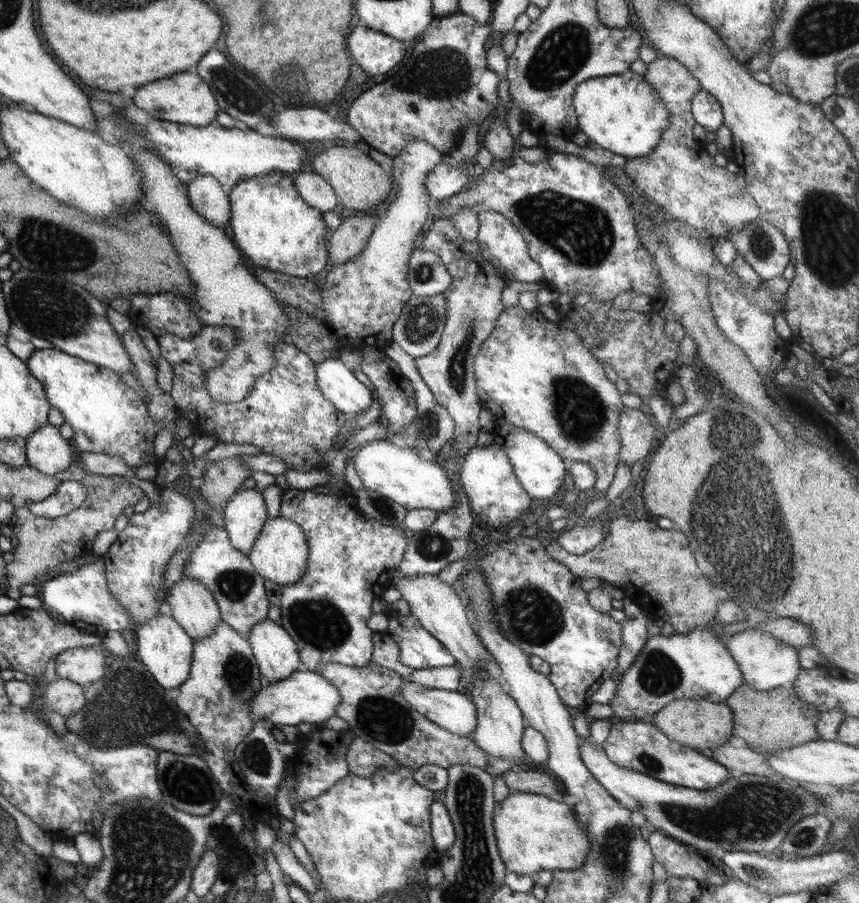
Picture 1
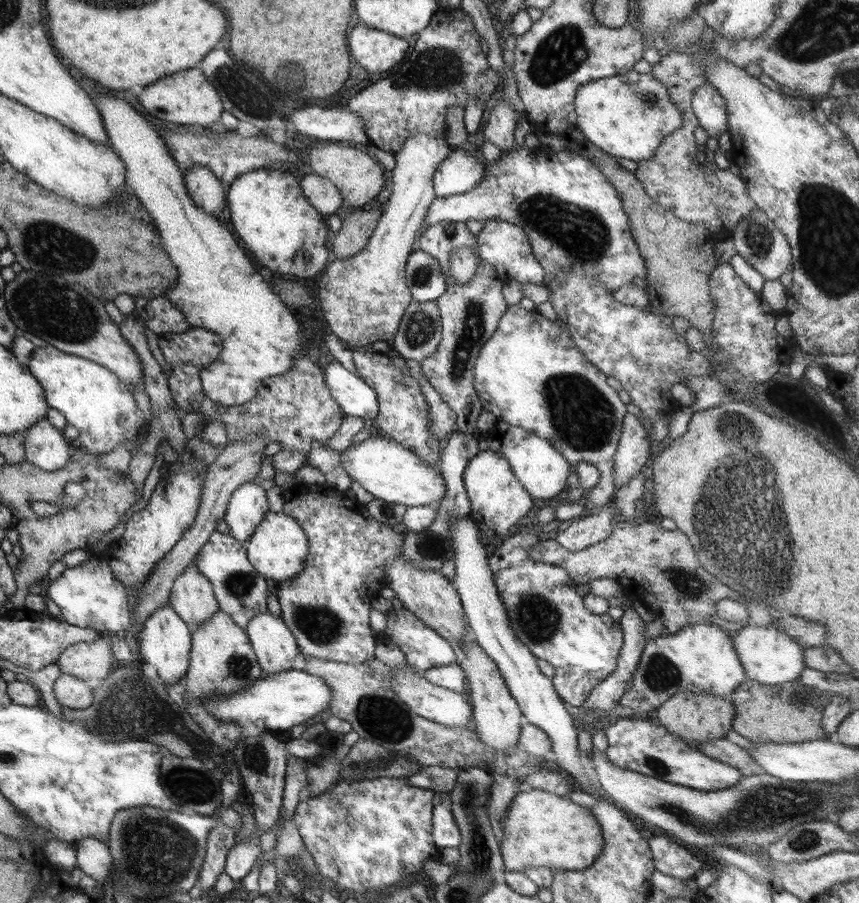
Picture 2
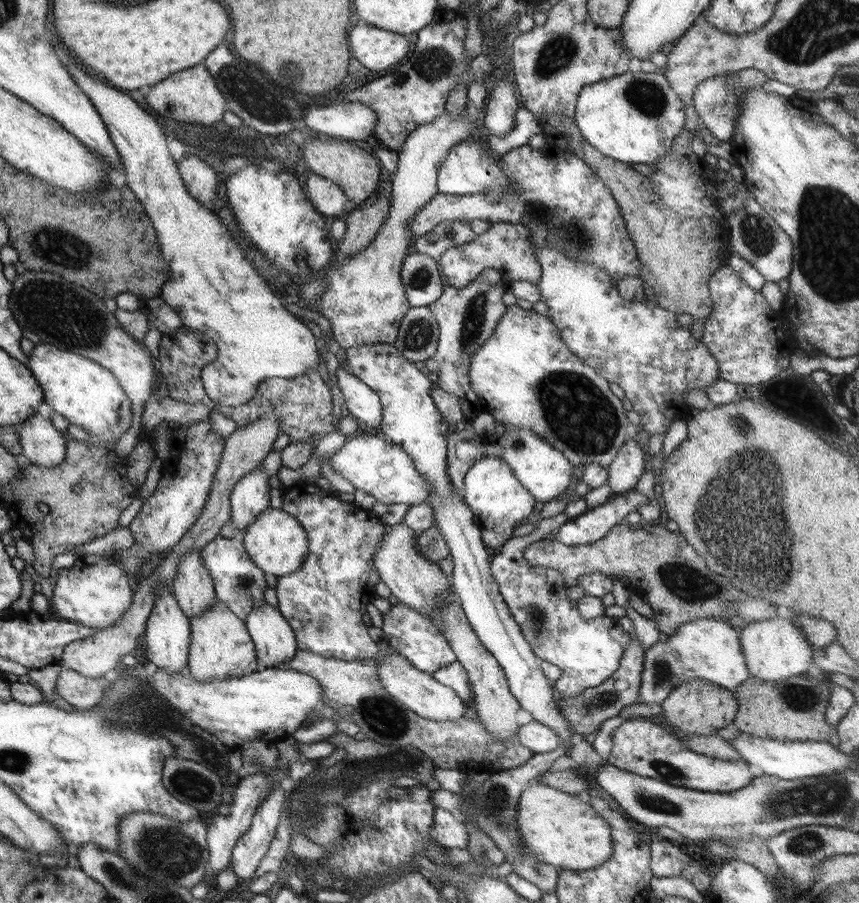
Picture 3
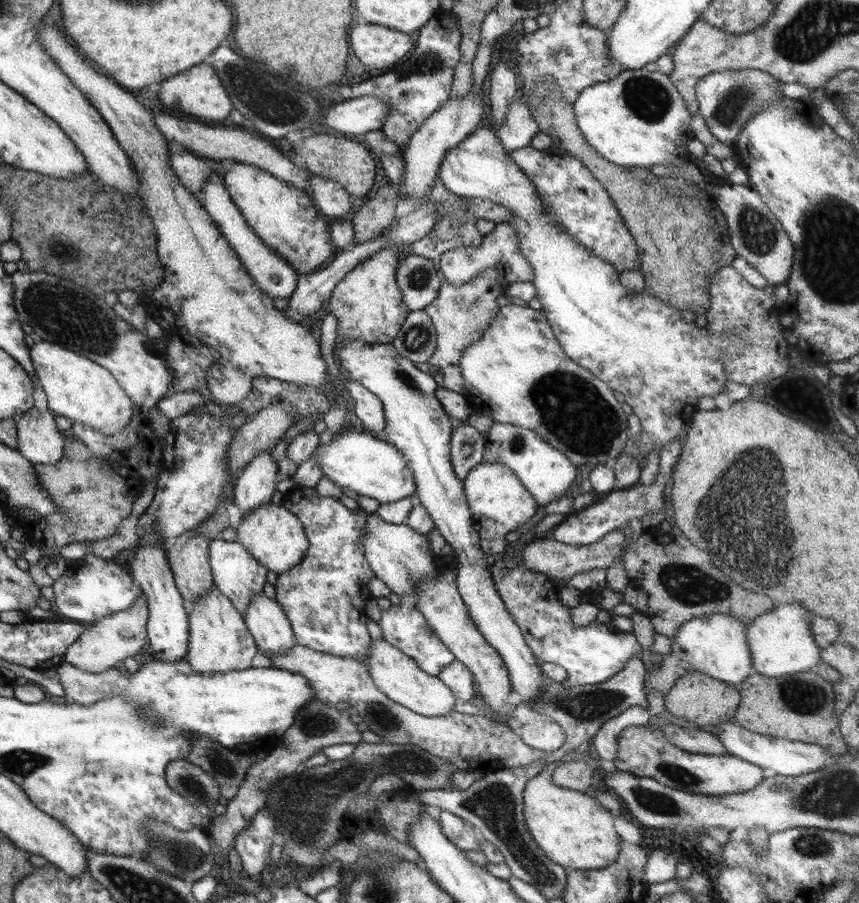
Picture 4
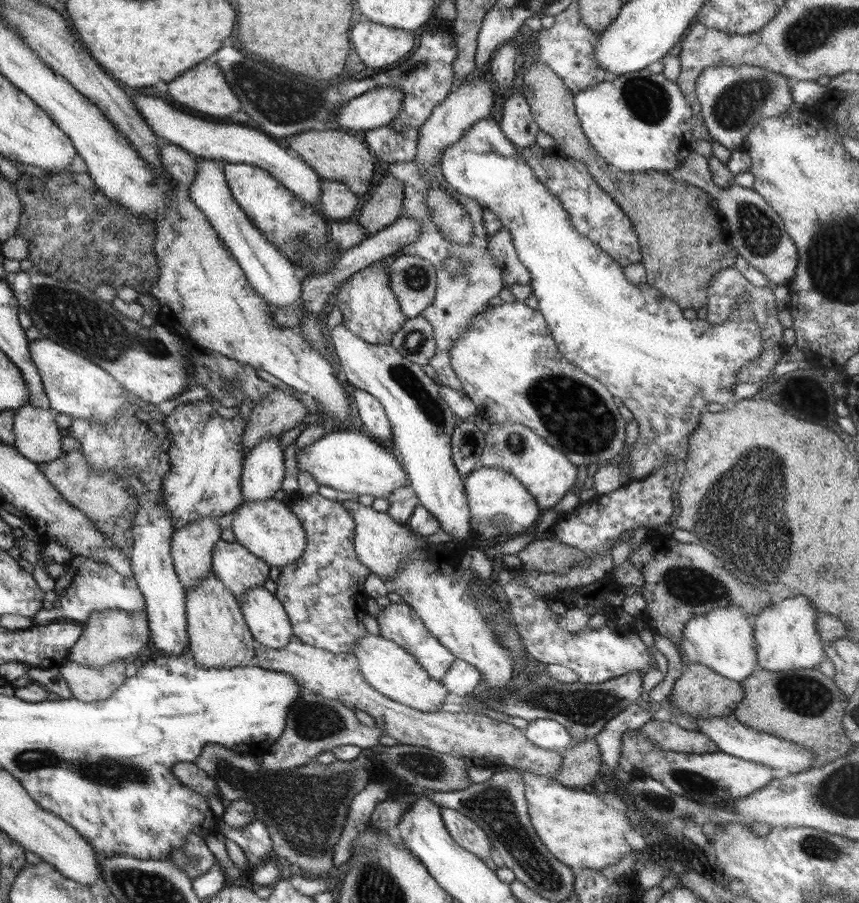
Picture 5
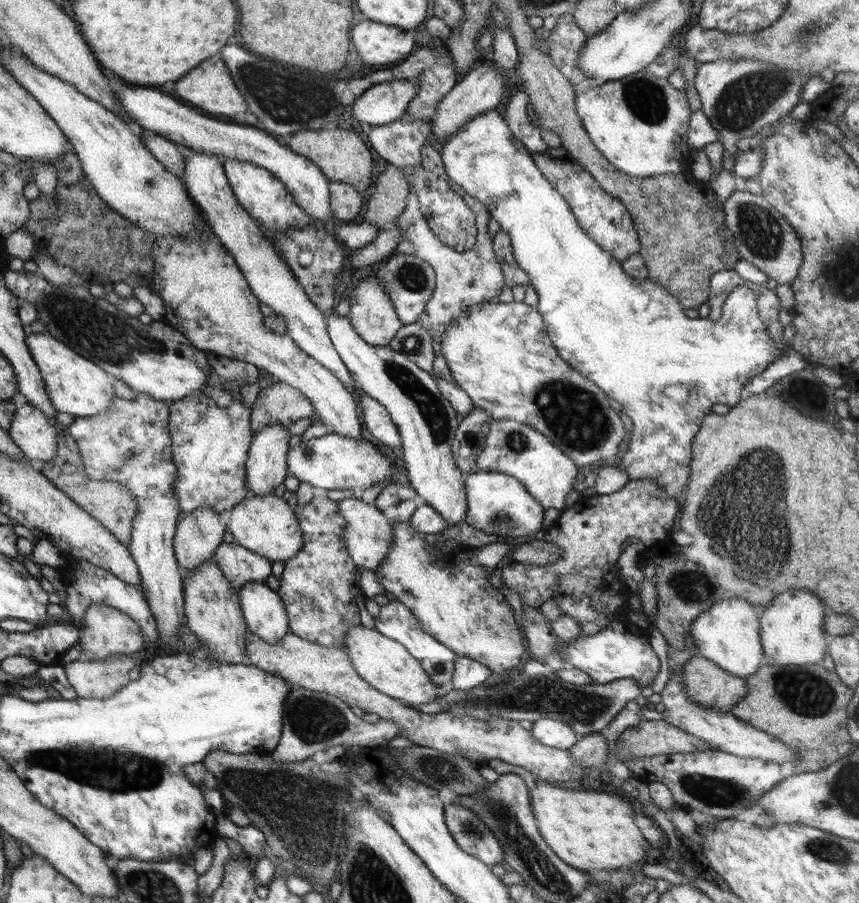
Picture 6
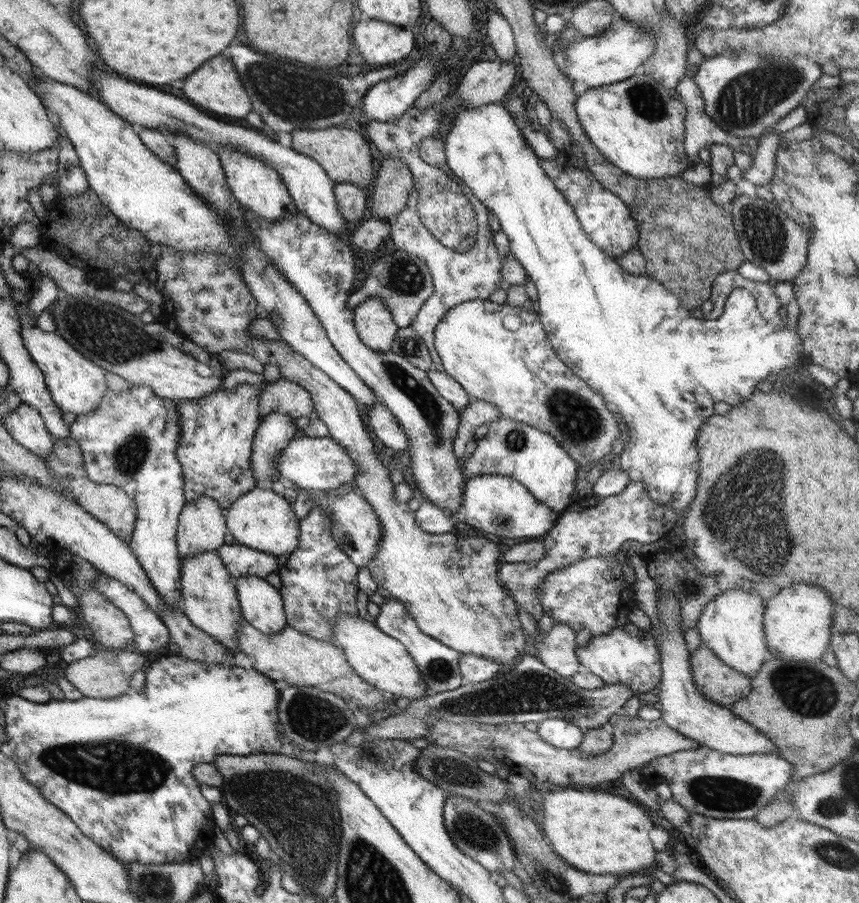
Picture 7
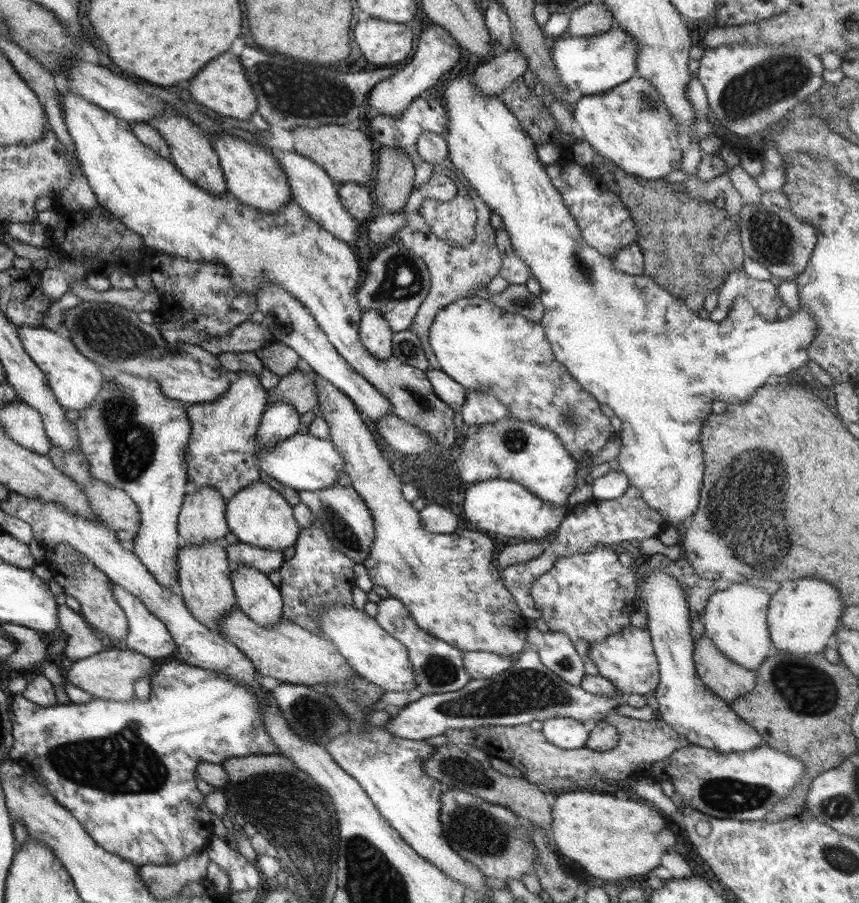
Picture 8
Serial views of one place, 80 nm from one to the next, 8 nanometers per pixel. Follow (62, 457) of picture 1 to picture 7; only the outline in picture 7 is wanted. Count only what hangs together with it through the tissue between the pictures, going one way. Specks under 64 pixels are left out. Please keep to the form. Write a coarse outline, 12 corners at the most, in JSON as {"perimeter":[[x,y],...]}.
{"perimeter":[[23,402],[3,424],[24,448],[45,459],[55,443],[42,414]]}

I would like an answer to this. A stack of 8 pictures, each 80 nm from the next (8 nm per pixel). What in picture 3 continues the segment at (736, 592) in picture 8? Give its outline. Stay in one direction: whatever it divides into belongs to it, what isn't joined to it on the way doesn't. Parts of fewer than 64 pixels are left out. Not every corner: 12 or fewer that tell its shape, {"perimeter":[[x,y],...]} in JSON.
{"perimeter":[[687,621],[648,647],[637,702],[684,680],[733,690],[751,677],[740,627]]}

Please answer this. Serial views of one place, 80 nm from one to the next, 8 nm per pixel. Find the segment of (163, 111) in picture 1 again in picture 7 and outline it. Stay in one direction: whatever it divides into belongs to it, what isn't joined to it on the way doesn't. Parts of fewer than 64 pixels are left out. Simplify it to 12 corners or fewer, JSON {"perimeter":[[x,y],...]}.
{"perimeter":[[214,56],[182,92],[210,114],[244,118],[251,98],[232,62]]}

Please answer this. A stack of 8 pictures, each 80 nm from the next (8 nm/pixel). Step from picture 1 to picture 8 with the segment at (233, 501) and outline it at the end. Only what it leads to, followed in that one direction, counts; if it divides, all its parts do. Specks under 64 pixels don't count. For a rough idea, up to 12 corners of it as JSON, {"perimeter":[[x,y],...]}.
{"perimeter":[[283,400],[268,404],[255,434],[257,447],[299,433],[300,415]]}

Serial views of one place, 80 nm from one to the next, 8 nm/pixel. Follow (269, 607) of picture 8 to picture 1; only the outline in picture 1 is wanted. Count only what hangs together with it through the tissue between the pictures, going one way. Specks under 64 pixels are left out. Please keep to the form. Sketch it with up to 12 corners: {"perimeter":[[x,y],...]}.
{"perimeter":[[269,618],[247,639],[268,683],[288,678],[300,659],[296,641]]}

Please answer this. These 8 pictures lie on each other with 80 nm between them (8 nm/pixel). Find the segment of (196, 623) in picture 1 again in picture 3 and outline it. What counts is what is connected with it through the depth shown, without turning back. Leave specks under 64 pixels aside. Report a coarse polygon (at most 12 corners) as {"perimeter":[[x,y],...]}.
{"perimeter":[[200,548],[189,550],[170,585],[189,619],[215,602]]}

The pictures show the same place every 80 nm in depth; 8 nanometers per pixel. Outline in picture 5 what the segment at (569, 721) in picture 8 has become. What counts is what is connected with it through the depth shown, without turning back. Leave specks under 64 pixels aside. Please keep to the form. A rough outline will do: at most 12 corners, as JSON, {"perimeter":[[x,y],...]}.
{"perimeter":[[531,720],[530,742],[561,752],[576,744],[555,720]]}

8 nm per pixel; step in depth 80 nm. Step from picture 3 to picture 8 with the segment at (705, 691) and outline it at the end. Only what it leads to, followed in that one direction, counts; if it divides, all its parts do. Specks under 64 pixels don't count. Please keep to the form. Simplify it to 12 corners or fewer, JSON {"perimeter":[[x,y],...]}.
{"perimeter":[[704,635],[695,641],[696,674],[728,704],[750,692],[742,668]]}

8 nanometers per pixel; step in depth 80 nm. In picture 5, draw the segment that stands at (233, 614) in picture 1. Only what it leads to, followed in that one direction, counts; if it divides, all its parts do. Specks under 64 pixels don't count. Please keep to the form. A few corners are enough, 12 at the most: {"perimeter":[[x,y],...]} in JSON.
{"perimeter":[[218,539],[211,572],[239,598],[263,586],[270,565]]}

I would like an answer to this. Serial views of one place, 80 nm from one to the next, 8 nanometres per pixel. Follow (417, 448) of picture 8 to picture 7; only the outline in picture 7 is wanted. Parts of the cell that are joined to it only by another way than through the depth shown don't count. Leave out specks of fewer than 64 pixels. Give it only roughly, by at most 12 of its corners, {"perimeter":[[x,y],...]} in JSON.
{"perimeter":[[382,403],[368,410],[368,428],[394,451],[409,450],[408,435]]}

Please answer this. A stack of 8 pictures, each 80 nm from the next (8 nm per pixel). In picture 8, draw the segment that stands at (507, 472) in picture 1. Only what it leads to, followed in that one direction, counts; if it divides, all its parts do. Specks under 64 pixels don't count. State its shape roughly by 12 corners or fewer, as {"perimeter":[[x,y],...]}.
{"perimeter":[[510,480],[468,486],[478,531],[545,540],[568,510]]}

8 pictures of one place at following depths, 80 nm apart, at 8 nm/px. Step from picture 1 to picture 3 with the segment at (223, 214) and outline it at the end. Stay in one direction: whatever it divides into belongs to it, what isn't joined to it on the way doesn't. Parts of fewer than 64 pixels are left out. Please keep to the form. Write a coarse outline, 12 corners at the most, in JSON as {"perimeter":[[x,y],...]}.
{"perimeter":[[183,156],[177,165],[190,196],[212,209],[217,172]]}

